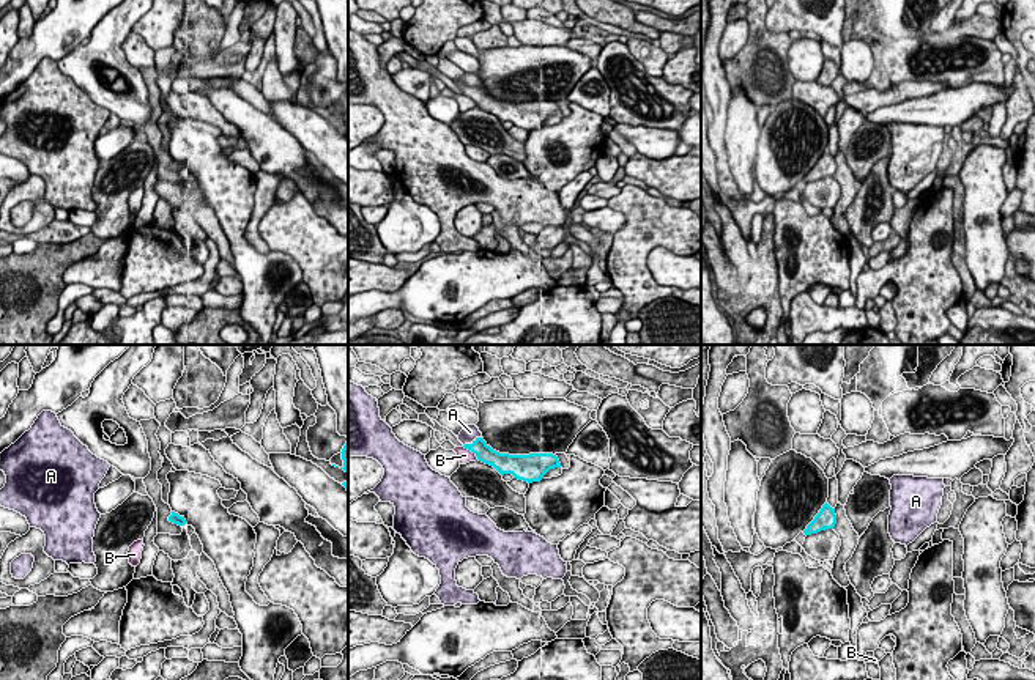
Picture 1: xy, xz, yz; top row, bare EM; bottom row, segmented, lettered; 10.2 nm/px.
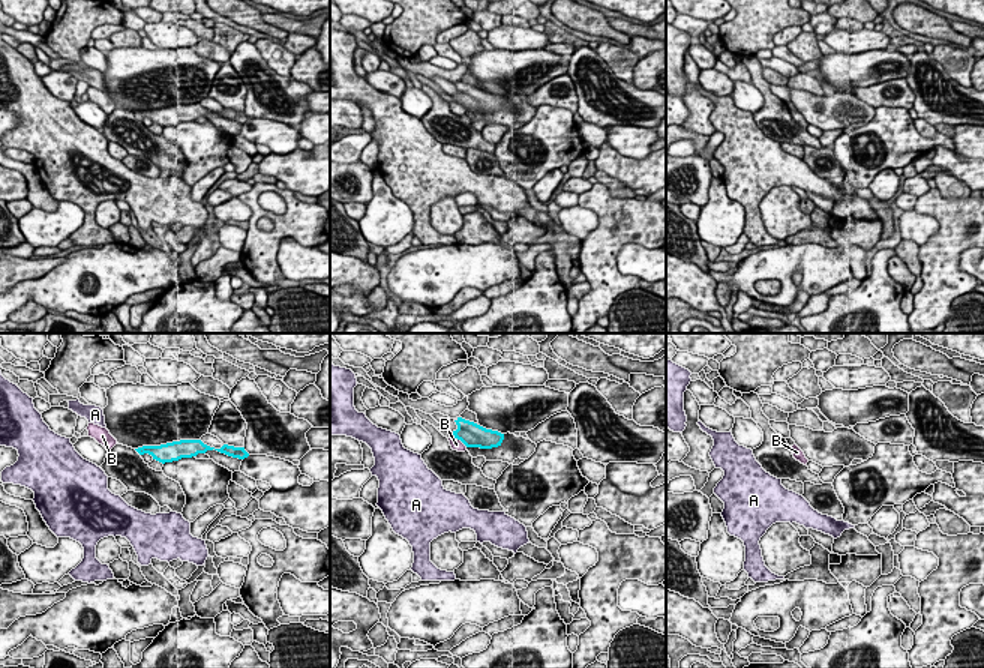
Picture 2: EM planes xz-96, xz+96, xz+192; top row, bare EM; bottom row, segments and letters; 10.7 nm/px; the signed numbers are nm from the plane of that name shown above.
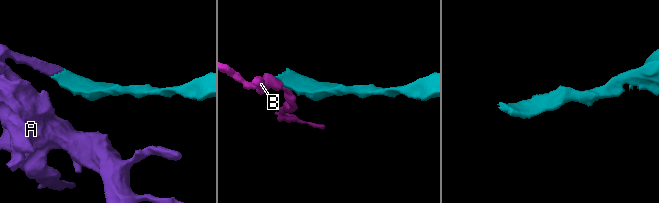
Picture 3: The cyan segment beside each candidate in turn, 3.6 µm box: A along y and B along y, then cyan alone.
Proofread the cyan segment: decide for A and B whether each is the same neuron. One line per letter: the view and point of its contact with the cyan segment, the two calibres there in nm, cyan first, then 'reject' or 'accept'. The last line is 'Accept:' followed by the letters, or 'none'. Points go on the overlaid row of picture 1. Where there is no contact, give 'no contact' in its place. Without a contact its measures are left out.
A: meets cyan in xz at (473, 441); 180 nm thick on the cyan side, 160 nm on the other; accept
B: meets cyan in xz at (471, 450); 180 nm thick on the cyan side, 140 nm on the other; reject
Accept: A

